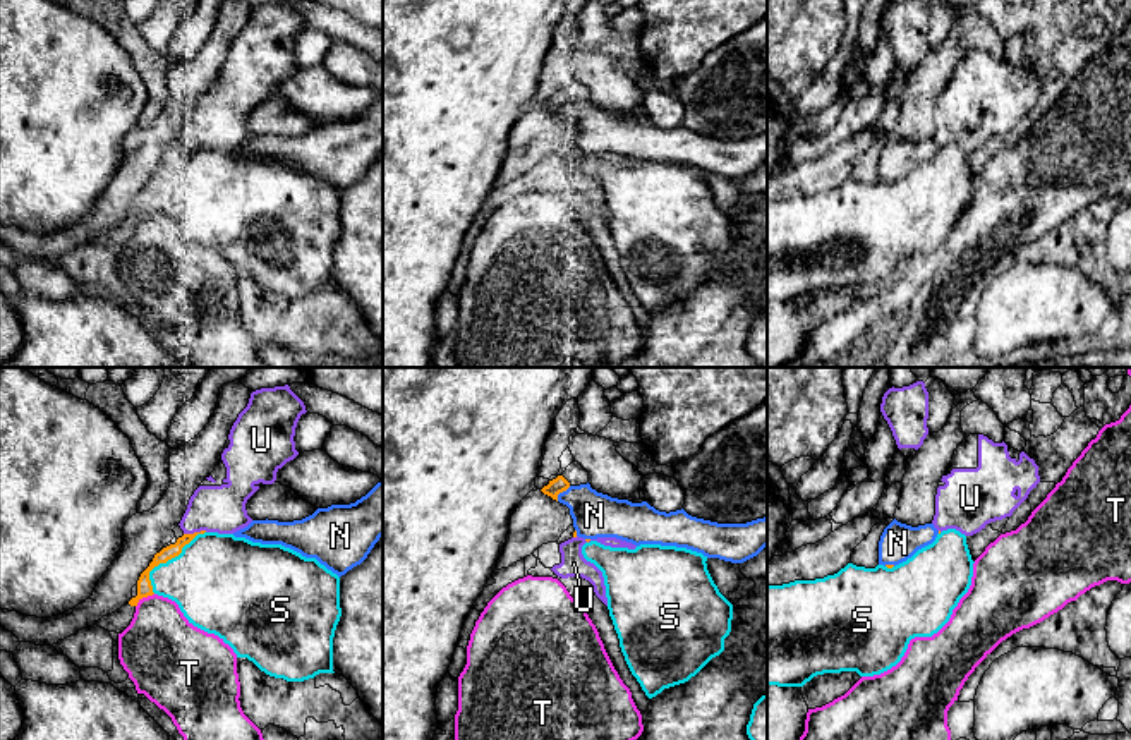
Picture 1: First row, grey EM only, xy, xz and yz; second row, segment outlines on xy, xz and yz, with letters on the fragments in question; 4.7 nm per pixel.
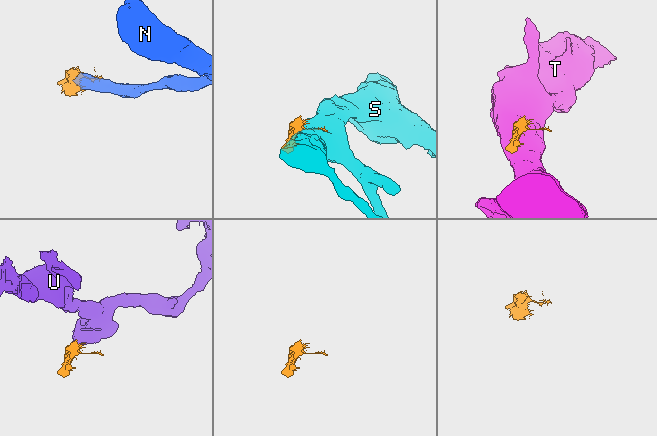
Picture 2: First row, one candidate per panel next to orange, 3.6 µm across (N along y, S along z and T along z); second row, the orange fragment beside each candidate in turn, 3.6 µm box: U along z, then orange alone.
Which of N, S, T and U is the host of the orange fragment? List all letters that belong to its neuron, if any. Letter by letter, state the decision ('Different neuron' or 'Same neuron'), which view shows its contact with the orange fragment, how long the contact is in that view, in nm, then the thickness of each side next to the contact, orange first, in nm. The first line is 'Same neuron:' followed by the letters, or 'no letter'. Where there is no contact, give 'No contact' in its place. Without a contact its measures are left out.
Same neuron: U
N: Different neuron. Touches orange in xz. Shared border 100 nm. Thickness 70 nm (orange) against 220 nm
S: Different neuron. Touches orange in xy. Shared border 380 nm. Thickness 70 nm (orange) against 420 nm
T: Different neuron. Touches orange in xy. Shared border 110 nm. Thickness 70 nm (orange) against 360 nm
U: Same neuron. Touches orange in xy. Shared border 110 nm. Thickness 70 nm (orange) against 220 nm

